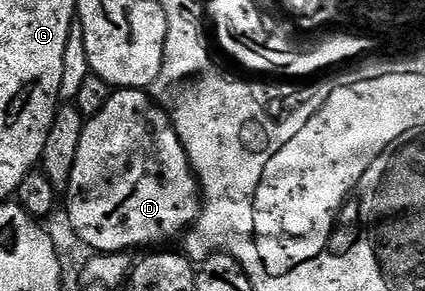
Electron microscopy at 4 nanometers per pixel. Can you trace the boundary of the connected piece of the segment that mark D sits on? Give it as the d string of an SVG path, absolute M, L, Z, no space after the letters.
M120 88L114 89L101 111L86 121L67 193L71 224L94 252L102 254L133 252L136 246L153 248L156 242L169 242L176 234L184 235L201 214L203 201L197 176L172 120L145 90Z

